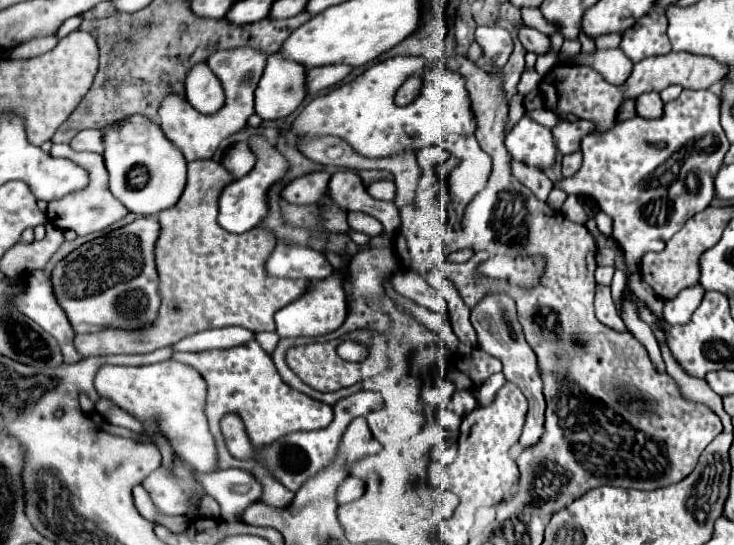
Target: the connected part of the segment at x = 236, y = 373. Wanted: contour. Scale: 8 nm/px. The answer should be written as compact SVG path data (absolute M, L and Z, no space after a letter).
M251 340L243 346L227 348L227 350L205 350L205 352L197 352L197 354L173 352L171 358L177 360L177 362L193 366L199 374L203 374L203 378L207 382L209 392L207 392L205 414L207 414L207 420L209 420L209 430L211 430L211 434L215 438L215 444L217 444L217 470L241 468L241 470L253 474L259 480L259 484L263 486L263 494L261 494L259 502L263 502L267 506L273 506L273 508L289 506L291 500L295 498L295 494L291 490L287 490L281 482L271 478L271 474L265 470L265 466L261 466L255 460L237 460L229 454L229 450L225 448L223 434L219 430L219 420L227 412L237 412L245 422L245 428L249 432L251 442L255 446L265 446L265 444L271 444L275 438L281 438L283 434L289 434L289 432L295 432L295 430L325 428L333 420L333 406L323 404L319 400L313 400L307 394L287 386L279 378L271 356L267 356L257 346L255 340Z

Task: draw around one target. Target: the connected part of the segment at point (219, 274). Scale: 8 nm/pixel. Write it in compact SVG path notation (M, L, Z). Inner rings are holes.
M195 160L187 164L187 186L179 202L159 214L161 234L155 242L161 296L159 322L139 332L101 330L77 334L73 344L83 358L153 352L189 334L223 326L243 326L255 334L275 332L273 314L299 298L307 282L267 278L263 262L275 244L273 234L267 230L253 228L249 234L235 236L217 224L217 200L229 182L231 176L227 170L213 160Z

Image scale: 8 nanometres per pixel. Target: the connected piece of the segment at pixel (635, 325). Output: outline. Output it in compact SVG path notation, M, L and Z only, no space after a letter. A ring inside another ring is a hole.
M625 298L625 314L623 314L621 318L623 318L623 322L627 324L627 330L631 330L633 336L635 336L635 338L637 338L637 340L647 348L649 358L651 358L655 370L657 370L659 374L663 374L663 372L665 372L665 362L663 362L663 358L661 358L659 344L657 344L657 340L653 338L651 328L649 328L645 322L639 320L635 306L633 306L627 298Z

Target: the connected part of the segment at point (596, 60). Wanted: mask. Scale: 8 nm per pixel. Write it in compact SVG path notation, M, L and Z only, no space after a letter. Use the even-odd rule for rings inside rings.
M619 48L595 50L593 54L581 52L575 58L575 64L585 64L585 66L599 70L603 74L603 78L615 86L625 84L627 78L631 76L631 70L633 70L633 62L629 62L629 58Z

